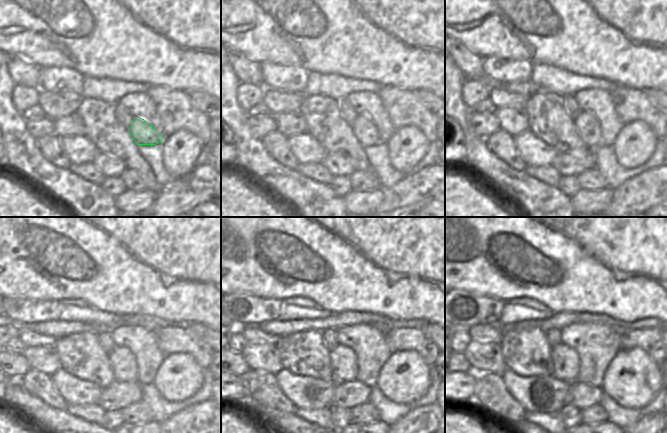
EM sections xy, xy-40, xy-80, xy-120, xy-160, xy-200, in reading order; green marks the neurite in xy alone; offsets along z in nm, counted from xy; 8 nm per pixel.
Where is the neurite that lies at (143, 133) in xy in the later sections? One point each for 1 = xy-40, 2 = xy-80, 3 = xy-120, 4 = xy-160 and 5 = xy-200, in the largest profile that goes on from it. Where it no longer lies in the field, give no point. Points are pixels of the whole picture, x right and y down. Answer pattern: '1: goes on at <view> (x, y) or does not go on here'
1: goes on at xy-40 (363, 128)
2: goes on at xy-80 (587, 127)
3: goes on at xy-120 (122, 361)
4: goes on at xy-160 (343, 361)
5: goes on at xy-200 (564, 359)

